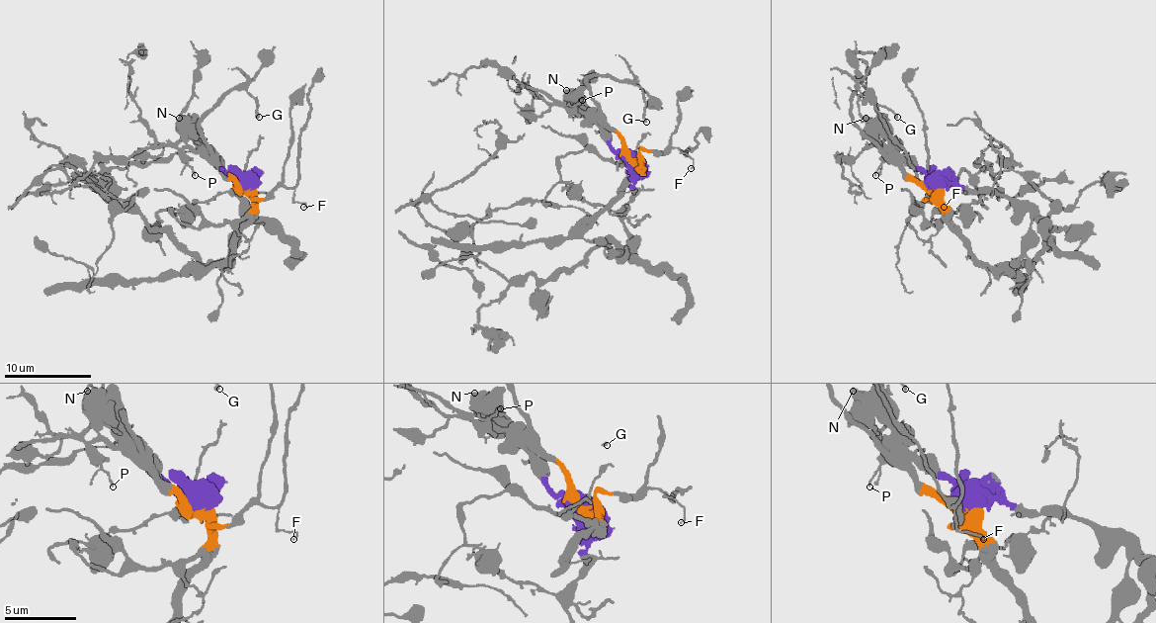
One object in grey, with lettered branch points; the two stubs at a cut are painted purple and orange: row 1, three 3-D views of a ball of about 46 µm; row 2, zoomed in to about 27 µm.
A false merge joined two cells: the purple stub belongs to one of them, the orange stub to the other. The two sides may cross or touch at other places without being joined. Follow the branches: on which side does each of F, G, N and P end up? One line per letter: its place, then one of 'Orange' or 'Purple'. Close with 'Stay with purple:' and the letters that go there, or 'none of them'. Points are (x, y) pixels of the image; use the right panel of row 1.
F: Place: (944, 207). Orange
G: Place: (897, 117). Orange
N: Place: (866, 118). Purple
P: Place: (875, 175). Purple
Stay with purple: N, P

